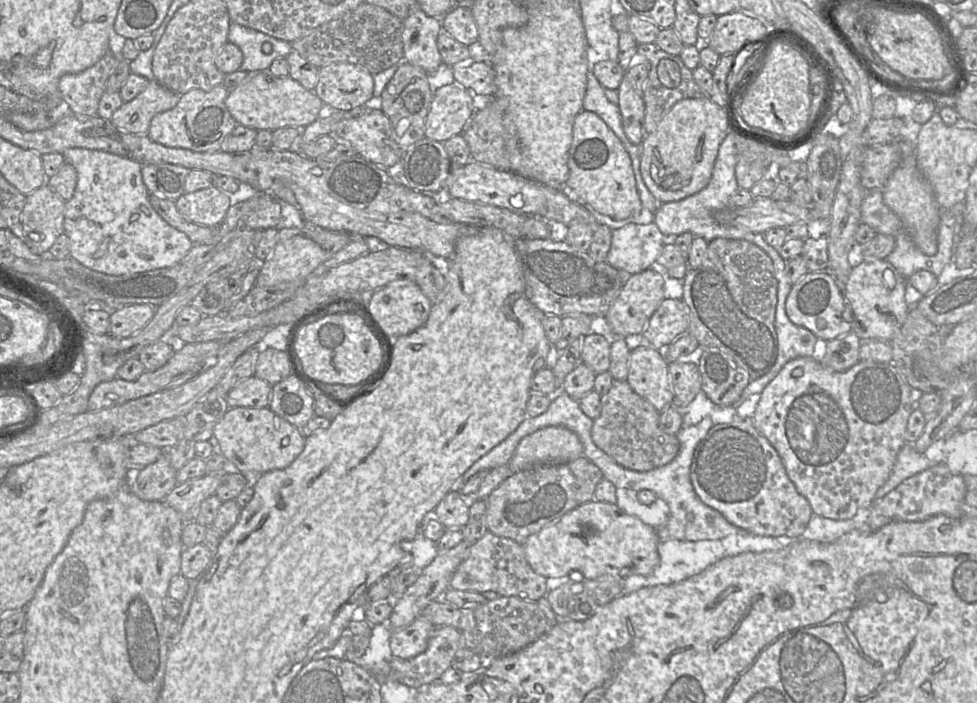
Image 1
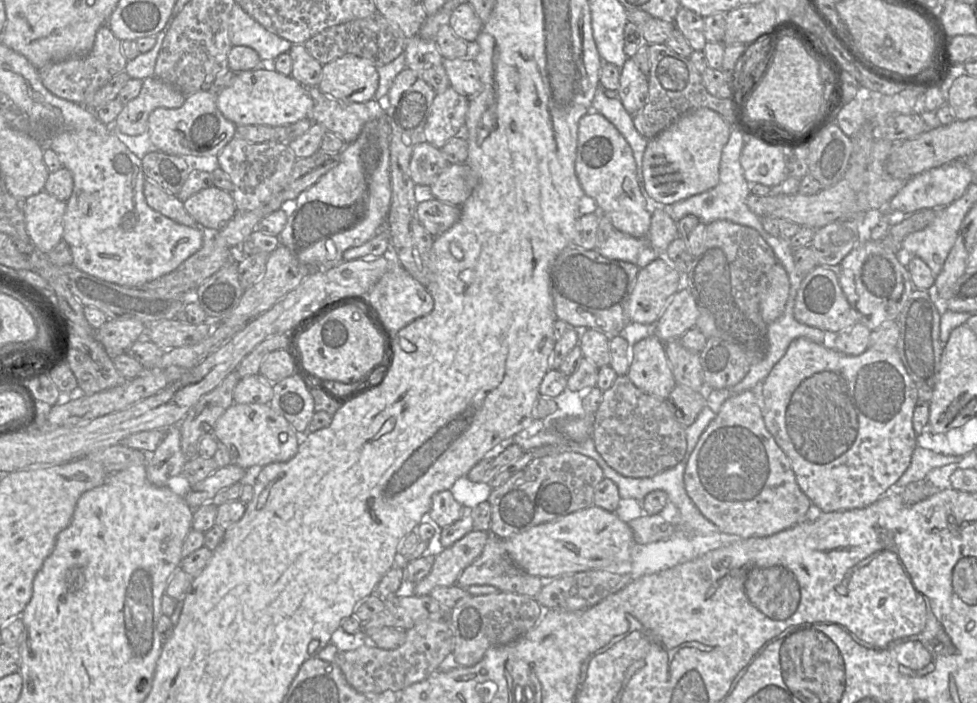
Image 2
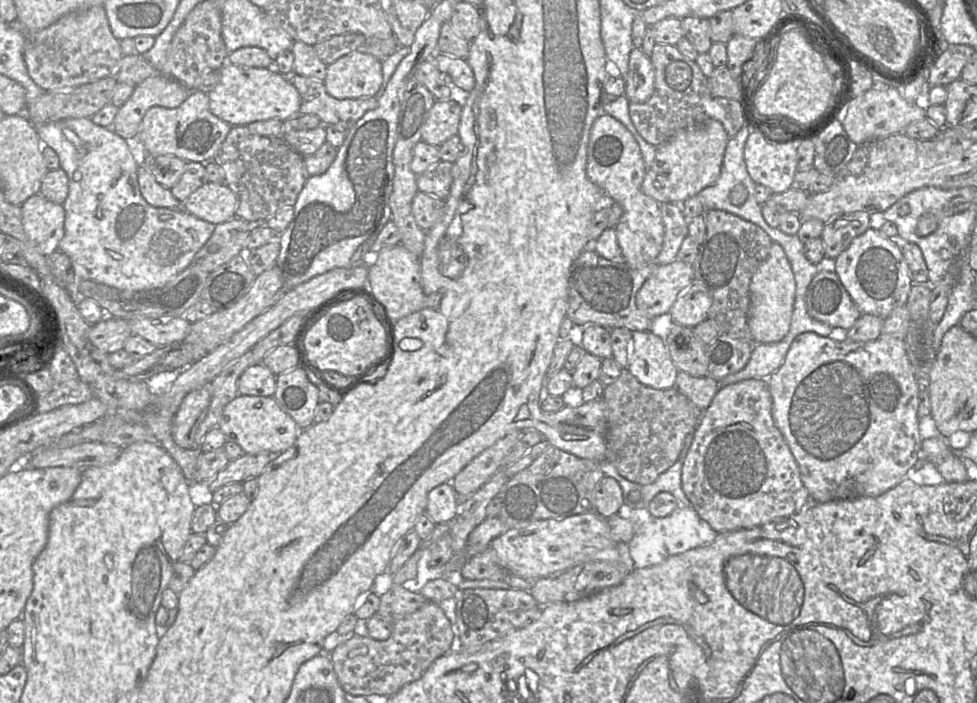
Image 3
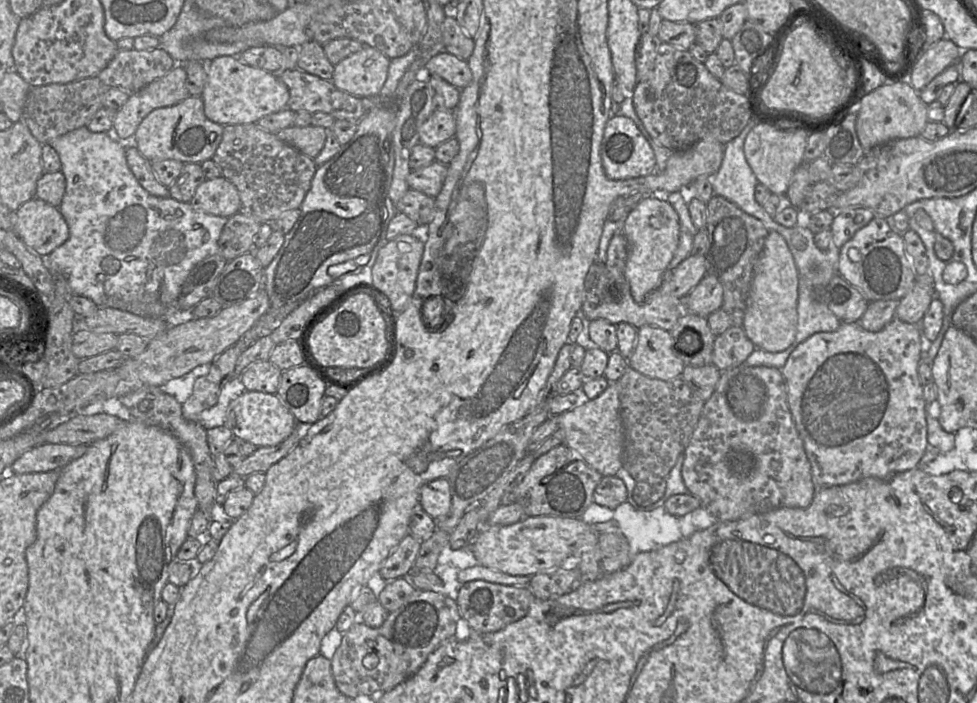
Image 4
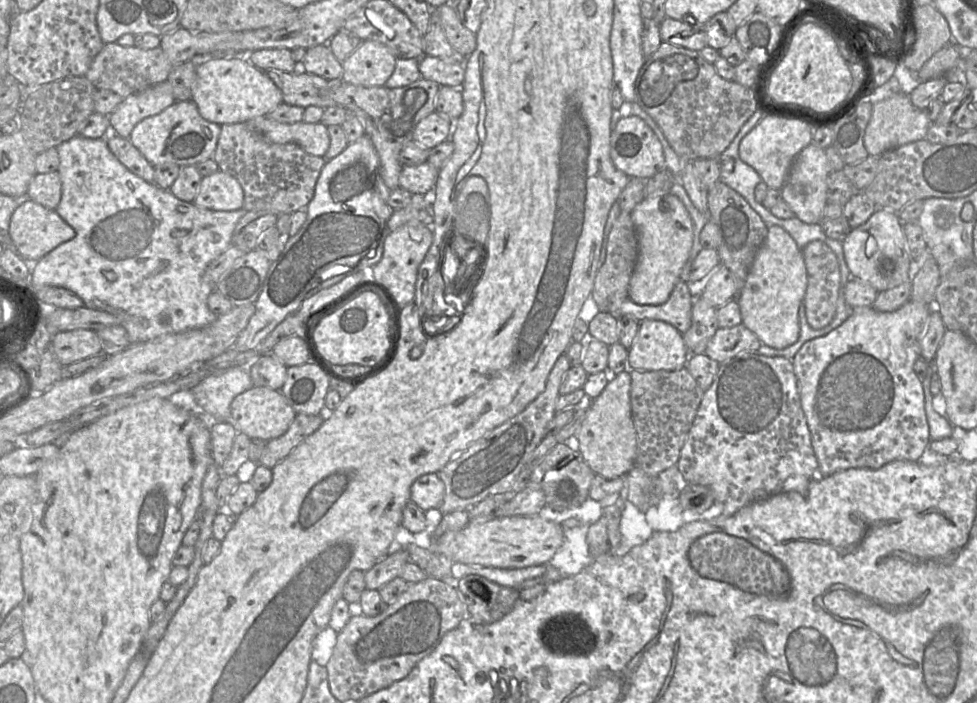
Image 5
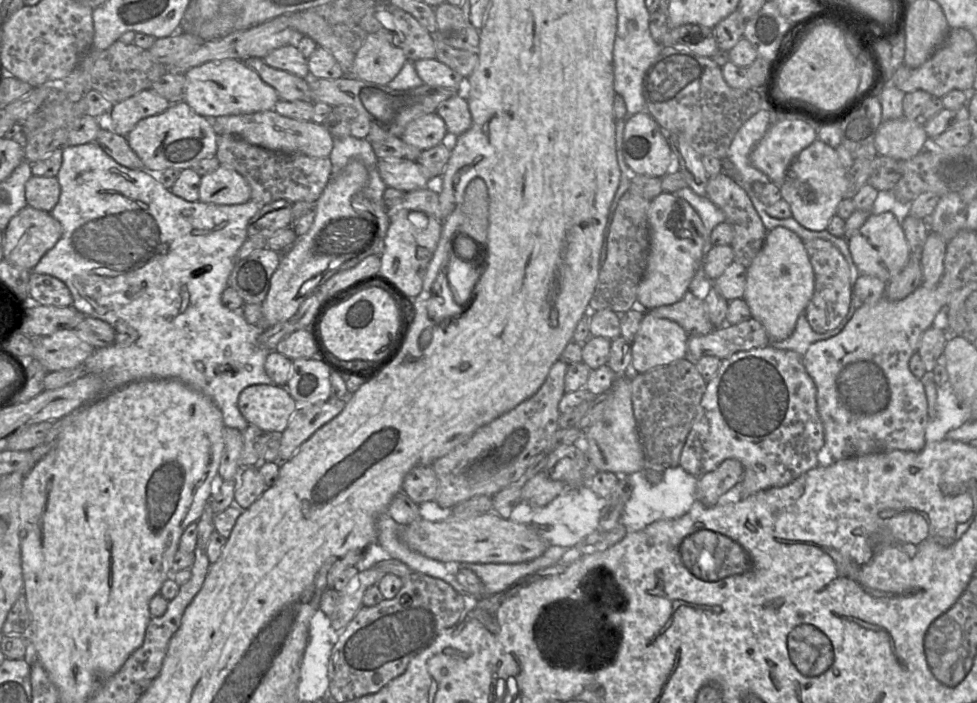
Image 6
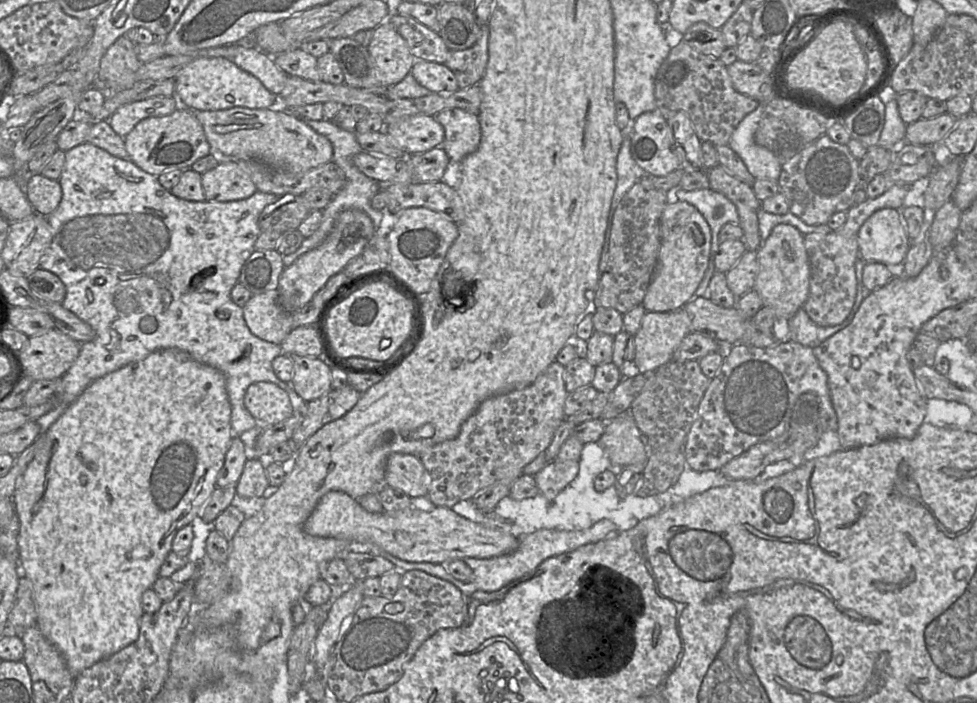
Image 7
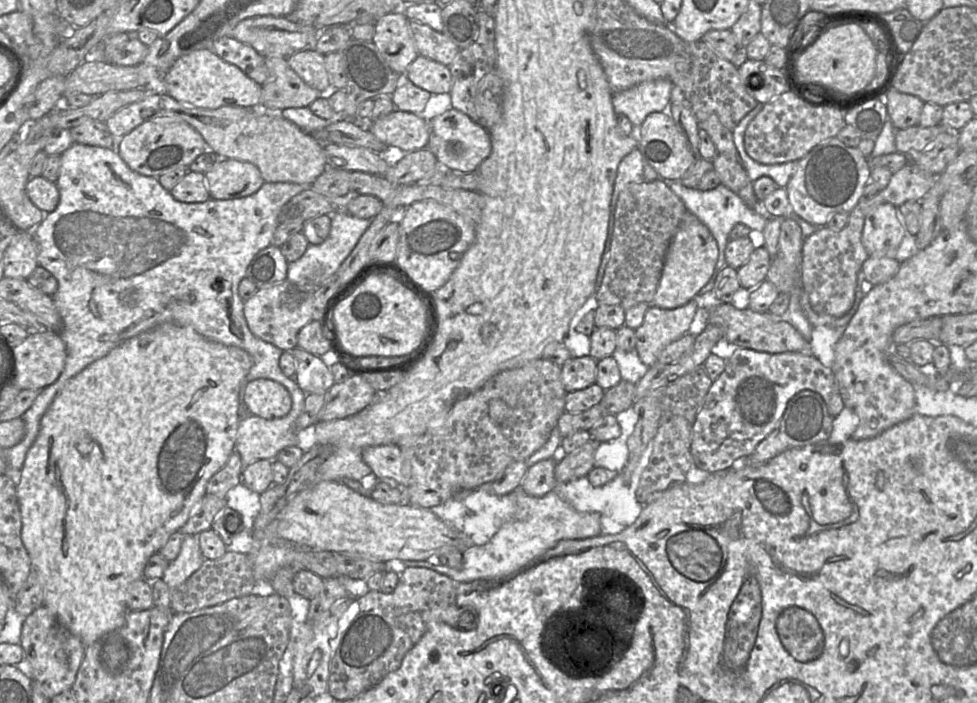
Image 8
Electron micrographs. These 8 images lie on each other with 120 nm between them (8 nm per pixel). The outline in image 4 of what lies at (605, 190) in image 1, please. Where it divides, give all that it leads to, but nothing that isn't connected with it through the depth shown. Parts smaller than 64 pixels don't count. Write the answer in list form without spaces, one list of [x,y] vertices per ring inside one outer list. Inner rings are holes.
[[[612,116],[607,121],[601,143],[601,158],[604,172],[612,180],[643,177],[655,172],[655,153],[634,121],[627,116]],[[649,196],[640,201],[621,222],[620,229],[628,243],[628,258],[624,276],[637,303],[646,301],[648,295],[662,283],[663,276],[679,243],[679,216],[671,204]]]

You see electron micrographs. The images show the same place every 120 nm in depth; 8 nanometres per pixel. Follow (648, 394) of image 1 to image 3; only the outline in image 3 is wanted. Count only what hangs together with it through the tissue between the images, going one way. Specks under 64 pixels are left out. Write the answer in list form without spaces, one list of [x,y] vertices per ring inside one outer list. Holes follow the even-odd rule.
[[[650,331],[632,333],[630,363],[626,368],[645,386],[654,389],[675,387],[679,370],[665,341]]]

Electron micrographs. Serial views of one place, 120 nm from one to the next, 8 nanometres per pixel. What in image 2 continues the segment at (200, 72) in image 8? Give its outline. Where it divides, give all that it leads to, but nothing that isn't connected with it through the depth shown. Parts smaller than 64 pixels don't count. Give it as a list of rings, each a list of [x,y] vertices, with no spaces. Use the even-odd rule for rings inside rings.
[[[260,63],[254,69],[235,72],[232,83],[217,94],[216,105],[223,116],[239,125],[289,126],[303,118],[310,118],[313,101],[308,88],[291,76],[285,76]]]

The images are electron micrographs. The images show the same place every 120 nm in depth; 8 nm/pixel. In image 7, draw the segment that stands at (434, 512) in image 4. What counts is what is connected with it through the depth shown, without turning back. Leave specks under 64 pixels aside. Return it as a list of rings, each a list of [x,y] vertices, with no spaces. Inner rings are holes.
[[[392,453],[386,462],[385,484],[403,491],[411,498],[427,496],[430,475],[419,456]]]

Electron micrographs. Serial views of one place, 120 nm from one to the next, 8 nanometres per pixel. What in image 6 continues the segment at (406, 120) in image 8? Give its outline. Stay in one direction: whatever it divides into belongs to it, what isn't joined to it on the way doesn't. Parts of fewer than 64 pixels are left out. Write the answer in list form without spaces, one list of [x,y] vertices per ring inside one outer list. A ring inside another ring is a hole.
[[[434,112],[412,120],[400,138],[405,143],[424,151],[440,143],[449,143],[450,136],[444,120]]]

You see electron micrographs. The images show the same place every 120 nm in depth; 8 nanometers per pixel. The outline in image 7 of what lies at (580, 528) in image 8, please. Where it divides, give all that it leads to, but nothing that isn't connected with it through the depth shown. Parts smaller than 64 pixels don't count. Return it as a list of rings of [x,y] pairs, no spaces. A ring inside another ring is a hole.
[[[602,519],[590,528],[583,530],[567,531],[558,529],[540,529],[530,534],[521,535],[520,537],[517,537],[519,539],[517,549],[511,553],[491,558],[463,558],[466,564],[473,571],[473,579],[468,583],[462,582],[452,576],[447,570],[447,565],[443,566],[440,563],[430,562],[409,562],[397,558],[387,552],[383,552],[383,558],[391,561],[398,571],[422,570],[428,574],[452,583],[462,592],[463,595],[471,597],[471,595],[478,591],[498,591],[531,574],[542,564],[542,562],[550,557],[566,553],[585,544],[598,542],[617,532],[616,525],[612,521]]]

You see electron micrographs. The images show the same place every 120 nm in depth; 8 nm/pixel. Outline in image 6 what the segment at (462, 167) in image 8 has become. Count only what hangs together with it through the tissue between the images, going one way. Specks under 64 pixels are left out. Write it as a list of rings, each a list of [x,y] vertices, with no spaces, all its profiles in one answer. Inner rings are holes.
[[[464,91],[443,101],[436,113],[444,120],[450,137],[458,137],[472,126],[472,115]]]

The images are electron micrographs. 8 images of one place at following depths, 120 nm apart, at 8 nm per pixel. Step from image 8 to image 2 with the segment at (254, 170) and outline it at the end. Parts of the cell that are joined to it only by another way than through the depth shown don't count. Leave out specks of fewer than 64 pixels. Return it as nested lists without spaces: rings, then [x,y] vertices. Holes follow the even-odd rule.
[[[214,185],[193,194],[183,205],[197,225],[209,233],[218,232],[236,213],[232,194]]]

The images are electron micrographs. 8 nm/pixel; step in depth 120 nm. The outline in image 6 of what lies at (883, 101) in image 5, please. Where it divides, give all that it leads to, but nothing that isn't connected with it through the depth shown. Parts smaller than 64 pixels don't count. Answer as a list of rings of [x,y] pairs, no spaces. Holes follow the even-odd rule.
[[[902,117],[881,122],[875,136],[875,147],[878,155],[908,160],[924,149],[927,139],[922,119]]]

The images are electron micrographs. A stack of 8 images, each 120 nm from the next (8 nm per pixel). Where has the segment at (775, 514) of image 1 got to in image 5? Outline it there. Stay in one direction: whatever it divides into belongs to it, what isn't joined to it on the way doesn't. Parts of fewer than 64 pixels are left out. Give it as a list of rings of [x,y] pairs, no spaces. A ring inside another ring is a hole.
[[[753,352],[739,353],[720,363],[712,385],[704,393],[677,467],[687,483],[704,485],[712,491],[715,501],[723,504],[725,516],[780,493],[806,495],[811,482],[818,477],[818,460],[792,361]]]

